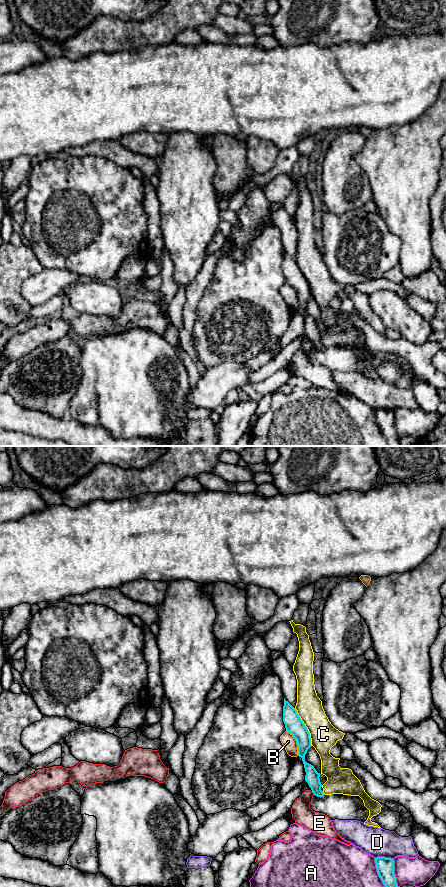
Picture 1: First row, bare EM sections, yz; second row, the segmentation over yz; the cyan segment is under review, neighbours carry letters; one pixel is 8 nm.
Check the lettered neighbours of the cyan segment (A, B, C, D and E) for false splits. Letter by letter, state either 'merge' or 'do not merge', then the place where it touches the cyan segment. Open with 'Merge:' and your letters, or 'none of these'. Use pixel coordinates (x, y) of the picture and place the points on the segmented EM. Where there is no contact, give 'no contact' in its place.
Merge: none of these
A: do not merge; meets cyan in yz at (377, 871)
B: do not merge; meets cyan in yz at (297, 742)
C: do not merge; meets cyan in yz at (306, 727)
D: do not merge; meets cyan in yz at (384, 857)
E: do not merge; meets cyan in yz at (313, 792)

